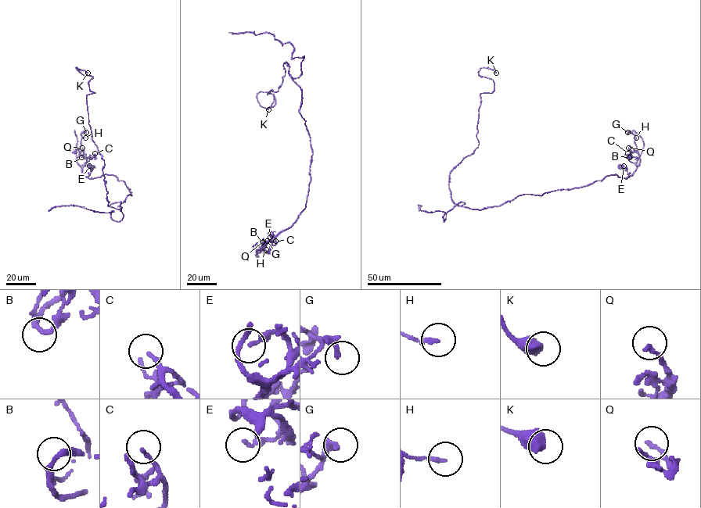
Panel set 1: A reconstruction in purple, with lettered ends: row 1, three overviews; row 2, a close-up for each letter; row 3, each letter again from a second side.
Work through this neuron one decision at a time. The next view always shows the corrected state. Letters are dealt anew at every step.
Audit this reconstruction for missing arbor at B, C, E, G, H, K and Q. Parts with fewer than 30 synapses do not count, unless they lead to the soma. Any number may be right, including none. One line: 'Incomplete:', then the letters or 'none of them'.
Incomplete: none of them

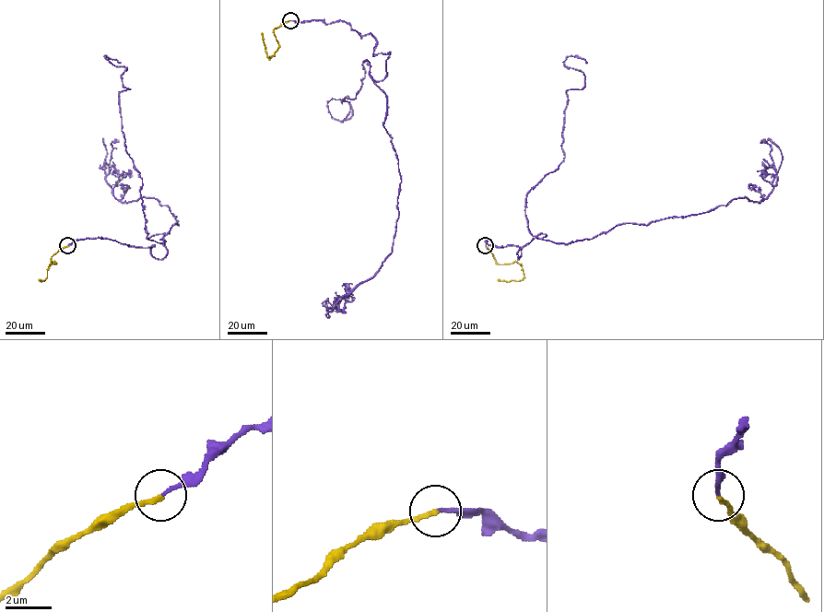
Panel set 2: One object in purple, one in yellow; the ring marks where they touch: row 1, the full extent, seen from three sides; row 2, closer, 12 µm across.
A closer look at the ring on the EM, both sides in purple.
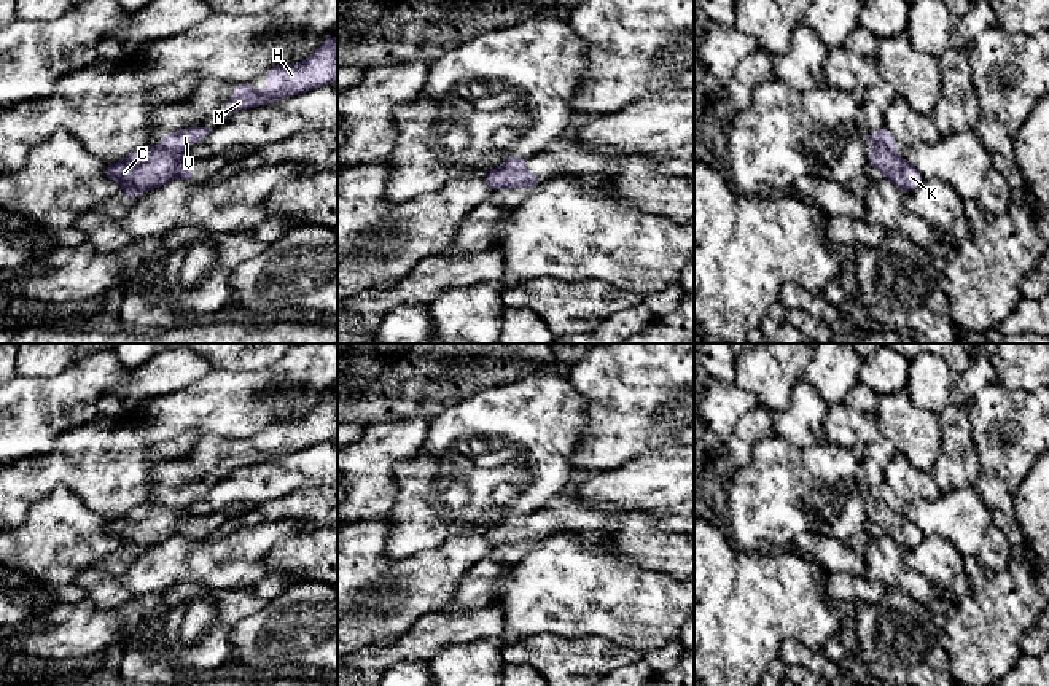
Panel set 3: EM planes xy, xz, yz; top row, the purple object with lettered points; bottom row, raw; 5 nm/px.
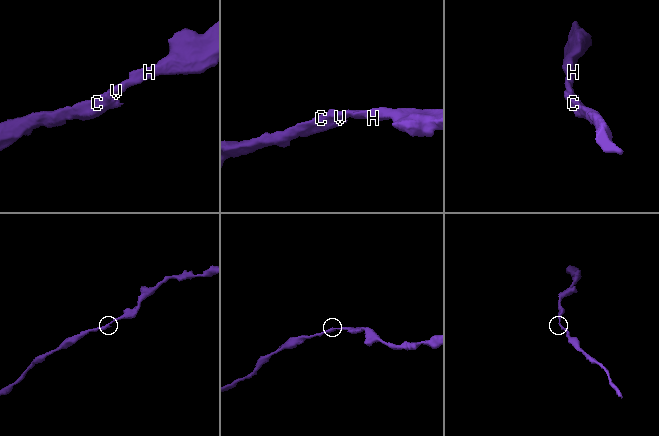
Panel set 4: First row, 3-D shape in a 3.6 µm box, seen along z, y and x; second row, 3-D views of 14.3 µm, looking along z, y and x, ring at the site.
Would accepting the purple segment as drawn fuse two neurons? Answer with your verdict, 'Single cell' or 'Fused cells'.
Fused cells

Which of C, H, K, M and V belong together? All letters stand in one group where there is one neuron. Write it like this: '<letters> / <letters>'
C K / H M V

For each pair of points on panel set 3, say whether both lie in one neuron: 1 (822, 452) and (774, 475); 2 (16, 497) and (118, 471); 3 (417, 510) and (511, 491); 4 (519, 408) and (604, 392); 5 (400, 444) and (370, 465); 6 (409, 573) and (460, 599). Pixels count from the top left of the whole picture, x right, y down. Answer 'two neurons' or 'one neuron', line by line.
1: one neuron
2: one neuron
3: one neuron
4: two neurons
5: one neuron
6: two neurons

